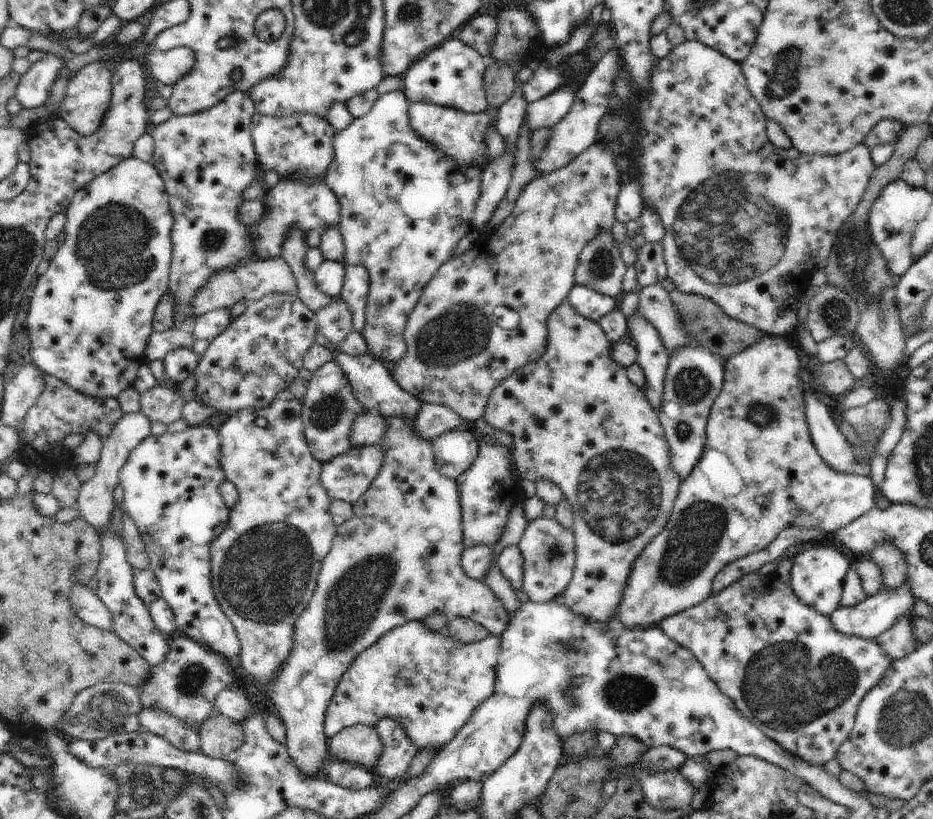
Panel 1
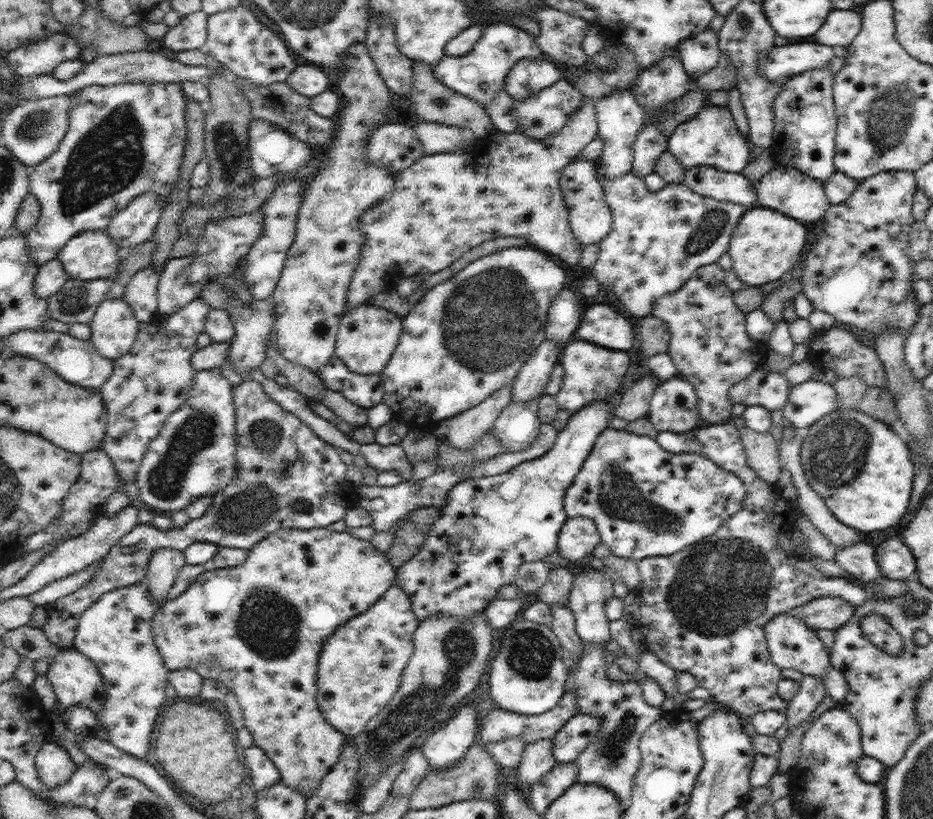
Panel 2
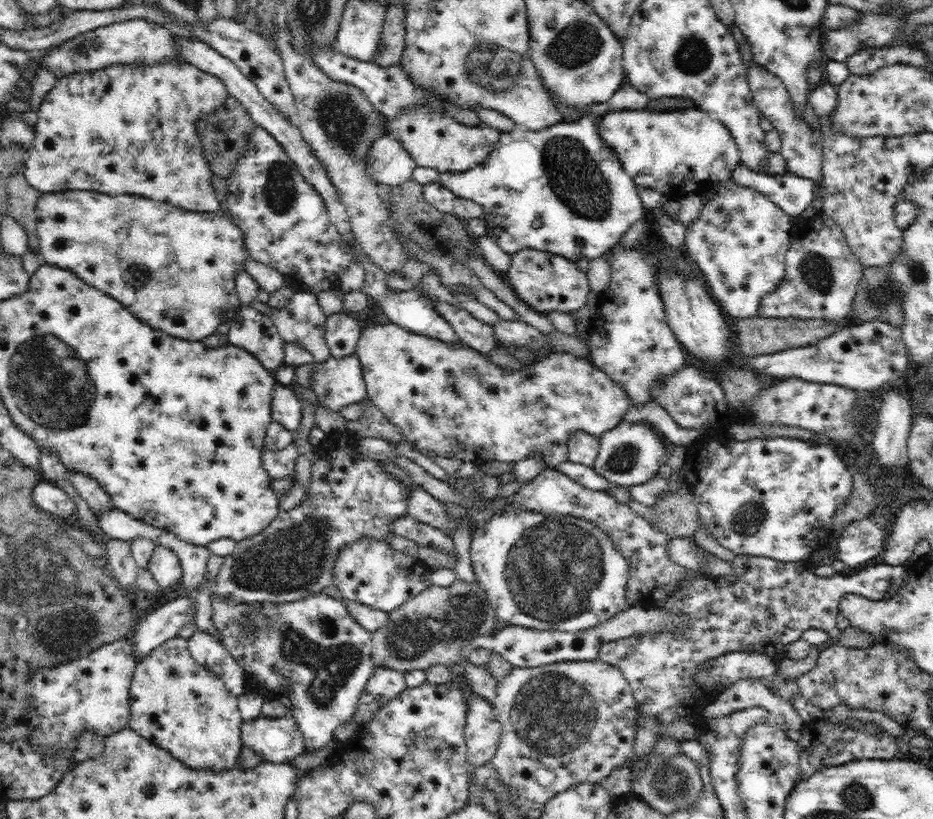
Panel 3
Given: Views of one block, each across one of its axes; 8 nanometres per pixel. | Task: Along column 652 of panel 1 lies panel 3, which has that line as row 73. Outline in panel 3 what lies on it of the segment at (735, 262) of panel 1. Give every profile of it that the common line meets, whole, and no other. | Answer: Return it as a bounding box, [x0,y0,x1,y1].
[22,59,229,213]

